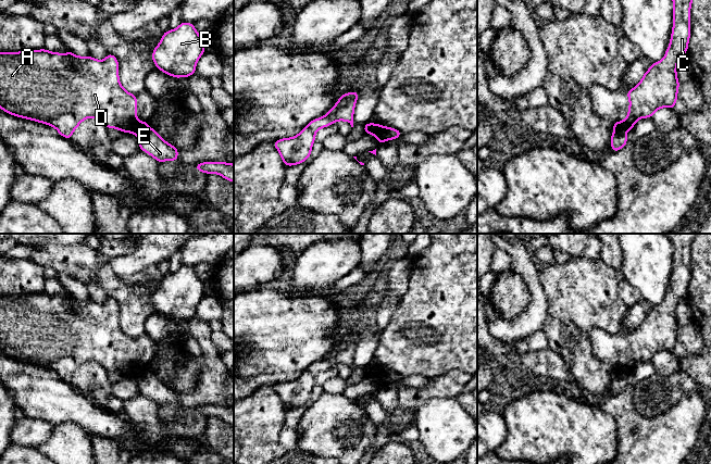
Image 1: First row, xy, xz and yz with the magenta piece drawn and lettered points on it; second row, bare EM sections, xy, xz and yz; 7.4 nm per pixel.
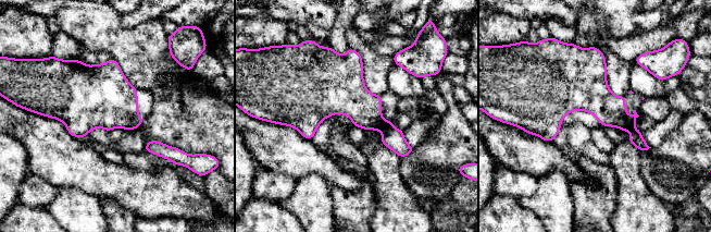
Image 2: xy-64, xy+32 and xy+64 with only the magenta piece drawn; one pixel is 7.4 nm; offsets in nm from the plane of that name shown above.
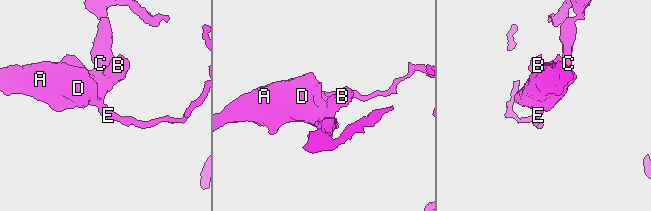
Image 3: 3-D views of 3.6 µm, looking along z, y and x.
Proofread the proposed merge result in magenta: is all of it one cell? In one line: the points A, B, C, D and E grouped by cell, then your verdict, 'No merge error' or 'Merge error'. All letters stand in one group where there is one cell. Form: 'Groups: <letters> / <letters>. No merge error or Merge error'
Groups: A B C D / E. Merge error

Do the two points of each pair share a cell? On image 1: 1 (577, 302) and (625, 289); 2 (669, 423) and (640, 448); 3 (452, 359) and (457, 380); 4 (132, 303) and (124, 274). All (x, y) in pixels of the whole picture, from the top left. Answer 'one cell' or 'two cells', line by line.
1: two cells
2: one cell
3: two cells
4: two cells

